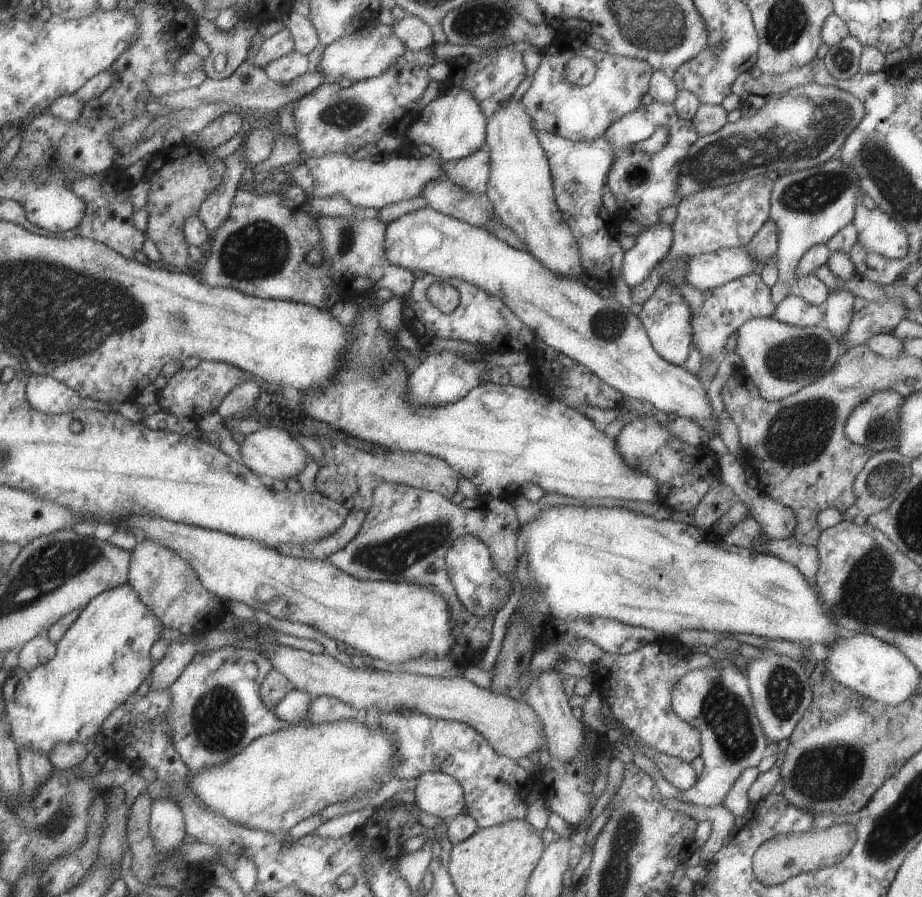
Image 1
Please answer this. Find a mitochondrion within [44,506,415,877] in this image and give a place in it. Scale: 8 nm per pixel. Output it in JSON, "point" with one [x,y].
{"point":[218,722]}

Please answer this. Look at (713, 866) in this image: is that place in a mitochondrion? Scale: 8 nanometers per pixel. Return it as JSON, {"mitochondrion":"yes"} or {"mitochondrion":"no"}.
{"mitochondrion":"no"}

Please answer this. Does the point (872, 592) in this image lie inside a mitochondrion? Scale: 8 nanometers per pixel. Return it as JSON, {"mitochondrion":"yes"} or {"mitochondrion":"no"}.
{"mitochondrion":"yes"}

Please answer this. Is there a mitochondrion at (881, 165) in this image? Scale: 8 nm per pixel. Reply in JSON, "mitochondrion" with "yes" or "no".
{"mitochondrion":"yes"}

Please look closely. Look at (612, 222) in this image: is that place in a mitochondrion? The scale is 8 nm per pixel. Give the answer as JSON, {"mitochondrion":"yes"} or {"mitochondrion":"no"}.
{"mitochondrion":"no"}

